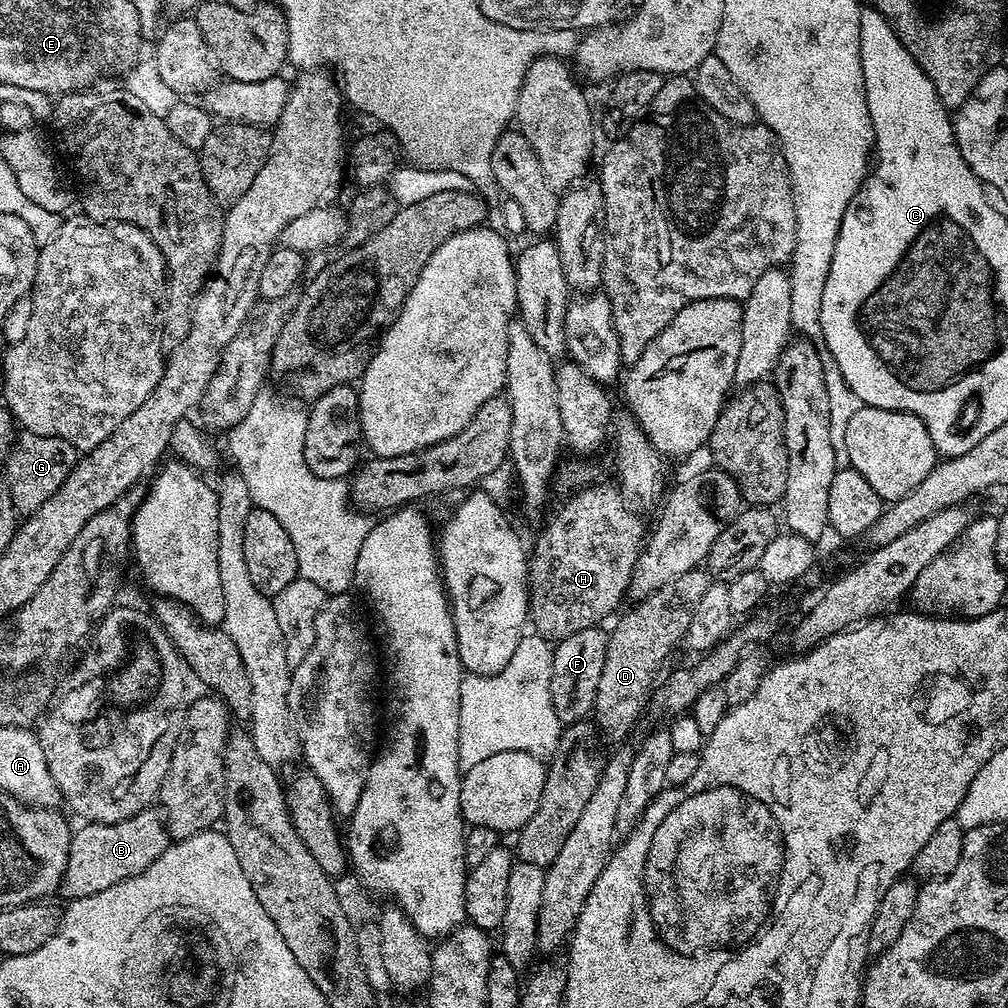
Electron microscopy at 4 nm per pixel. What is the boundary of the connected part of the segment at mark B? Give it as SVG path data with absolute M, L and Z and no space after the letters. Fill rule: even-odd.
M152 806L117 824L88 822L83 826L85 828L77 827L73 831L64 881L58 889L59 895L64 895L68 902L110 890L110 886L118 886L118 882L142 874L142 870L149 868L170 843L167 823Z

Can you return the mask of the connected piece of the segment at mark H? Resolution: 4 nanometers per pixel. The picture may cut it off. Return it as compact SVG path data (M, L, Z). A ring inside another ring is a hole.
M596 482L591 486L581 487L577 491L580 493L574 495L557 510L556 517L545 526L540 537L536 540L536 545L533 548L531 545L528 557L528 614L531 627L536 627L533 629L549 641L559 642L565 640L570 634L578 634L578 630L586 630L587 628L603 625L605 623L603 620L619 606L620 599L625 599L628 585L632 583L632 571L635 570L636 559L640 557L642 551L641 544L646 528L640 525L639 518L632 513L635 511L626 503L626 497L621 489L615 483L612 484L599 484L599 482Z

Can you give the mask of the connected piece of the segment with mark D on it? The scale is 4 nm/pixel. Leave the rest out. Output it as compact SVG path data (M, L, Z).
M703 567L678 574L674 582L666 582L666 586L643 597L637 603L640 605L630 609L617 622L616 629L608 632L606 662L602 662L594 709L594 723L603 739L605 736L608 740L620 740L616 742L627 741L624 739L628 731L635 726L640 710L645 708L653 691L656 671L663 666L672 647L683 641L686 630L690 630L690 618L694 618L694 610L698 602L702 602L702 594L706 594L709 583L709 573Z

